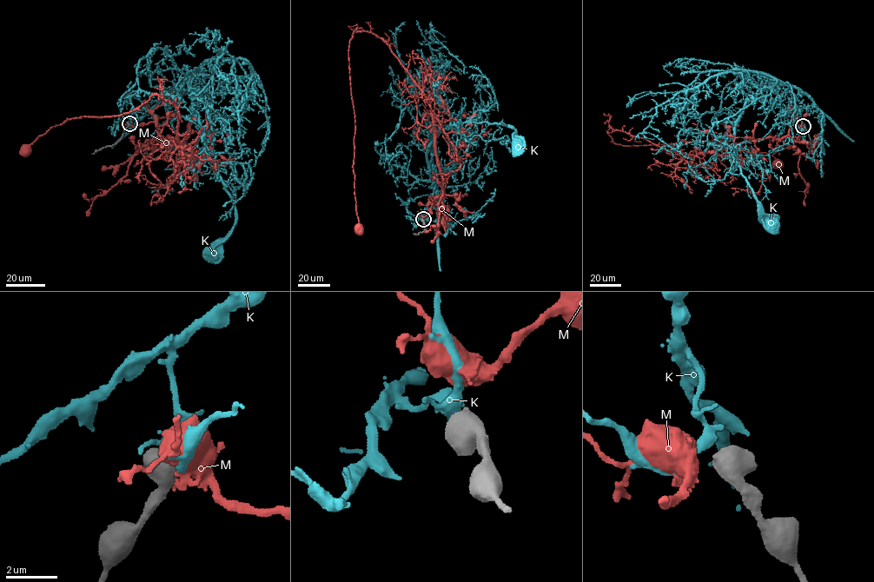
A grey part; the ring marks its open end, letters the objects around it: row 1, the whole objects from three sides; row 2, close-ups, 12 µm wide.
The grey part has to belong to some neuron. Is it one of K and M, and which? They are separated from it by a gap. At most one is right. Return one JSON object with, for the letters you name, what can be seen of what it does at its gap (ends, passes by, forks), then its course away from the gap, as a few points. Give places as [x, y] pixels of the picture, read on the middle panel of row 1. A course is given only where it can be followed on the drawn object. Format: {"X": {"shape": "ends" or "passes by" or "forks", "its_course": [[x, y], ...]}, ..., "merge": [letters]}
{"merge": []}

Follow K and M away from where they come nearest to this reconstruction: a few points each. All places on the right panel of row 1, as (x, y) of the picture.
K: (803, 126), (800, 114), (811, 100), (777, 85), (747, 102), (735, 127), (736, 162), (774, 224)
M: (802, 126), (792, 124), (780, 138), (691, 155), (608, 130), (621, 144), (725, 142), (769, 154), (776, 162)

